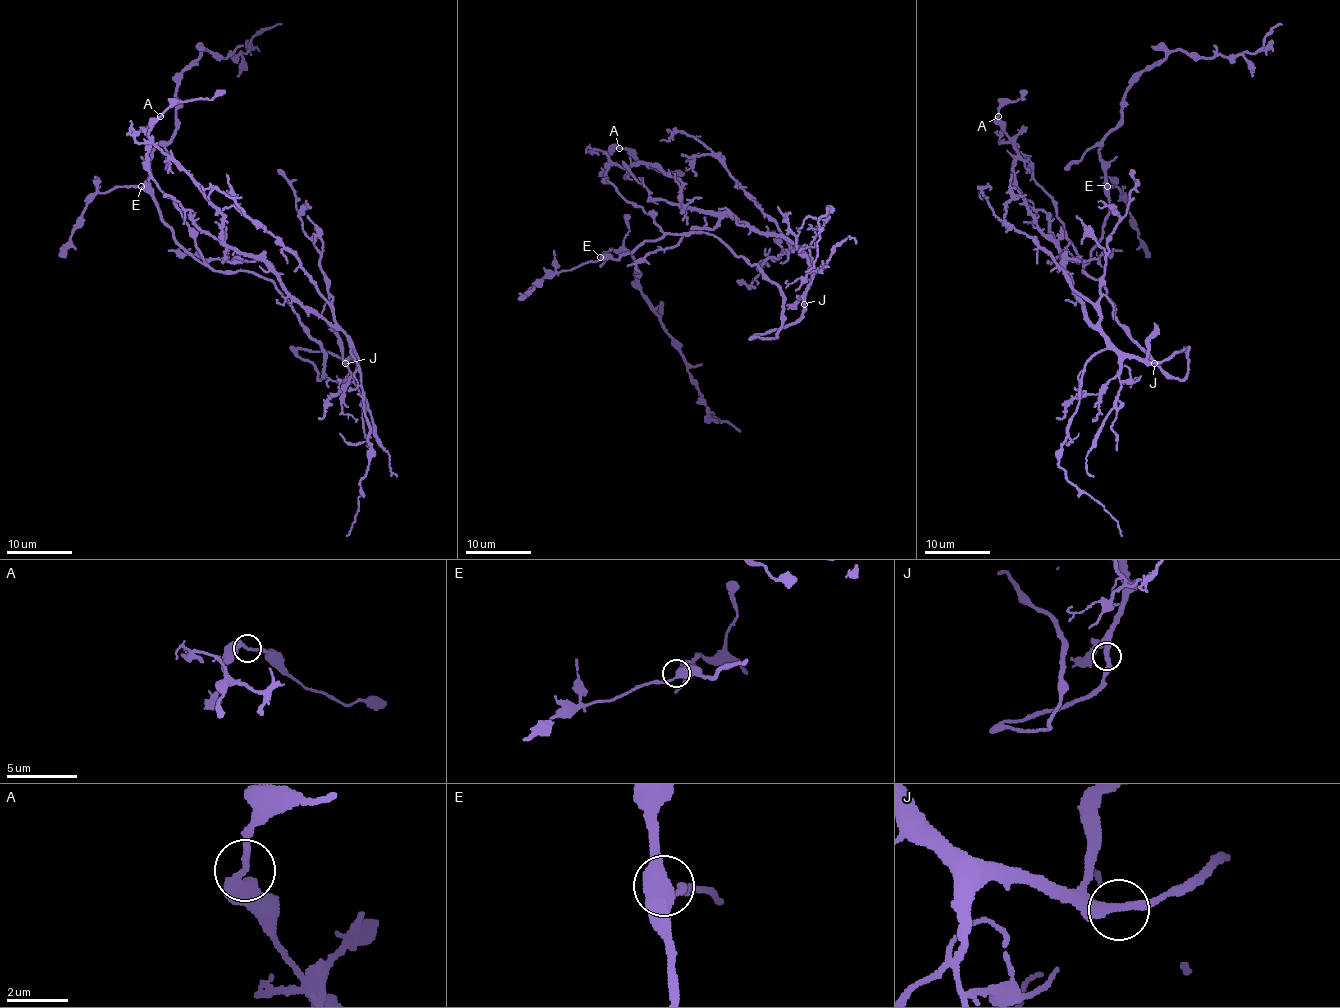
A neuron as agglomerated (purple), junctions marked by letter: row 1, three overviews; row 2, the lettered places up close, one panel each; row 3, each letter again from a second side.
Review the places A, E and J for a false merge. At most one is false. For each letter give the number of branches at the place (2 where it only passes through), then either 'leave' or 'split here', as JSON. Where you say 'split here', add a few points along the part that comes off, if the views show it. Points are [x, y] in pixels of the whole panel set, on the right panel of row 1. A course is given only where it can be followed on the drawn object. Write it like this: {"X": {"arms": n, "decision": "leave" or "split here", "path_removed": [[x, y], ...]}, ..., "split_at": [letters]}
{"A": {"arms": 2, "decision": "leave"}, "E": {"arms": 2, "decision": "leave"}, "J": {"arms": 2, "decision": "leave"}, "split_at": []}

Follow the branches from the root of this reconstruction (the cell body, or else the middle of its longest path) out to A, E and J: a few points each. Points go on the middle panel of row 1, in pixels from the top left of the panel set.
A: (745, 259), (712, 234), (666, 234), (640, 206), (628, 203), (605, 174), (607, 156), (618, 147)
E: (745, 259), (705, 233), (664, 234), (656, 239), (646, 239), (633, 252), (625, 252), (618, 259), (600, 257)
J: (745, 259), (783, 295), (783, 323), (778, 334), (758, 338), (758, 333), (792, 325), (801, 316), (804, 303)

